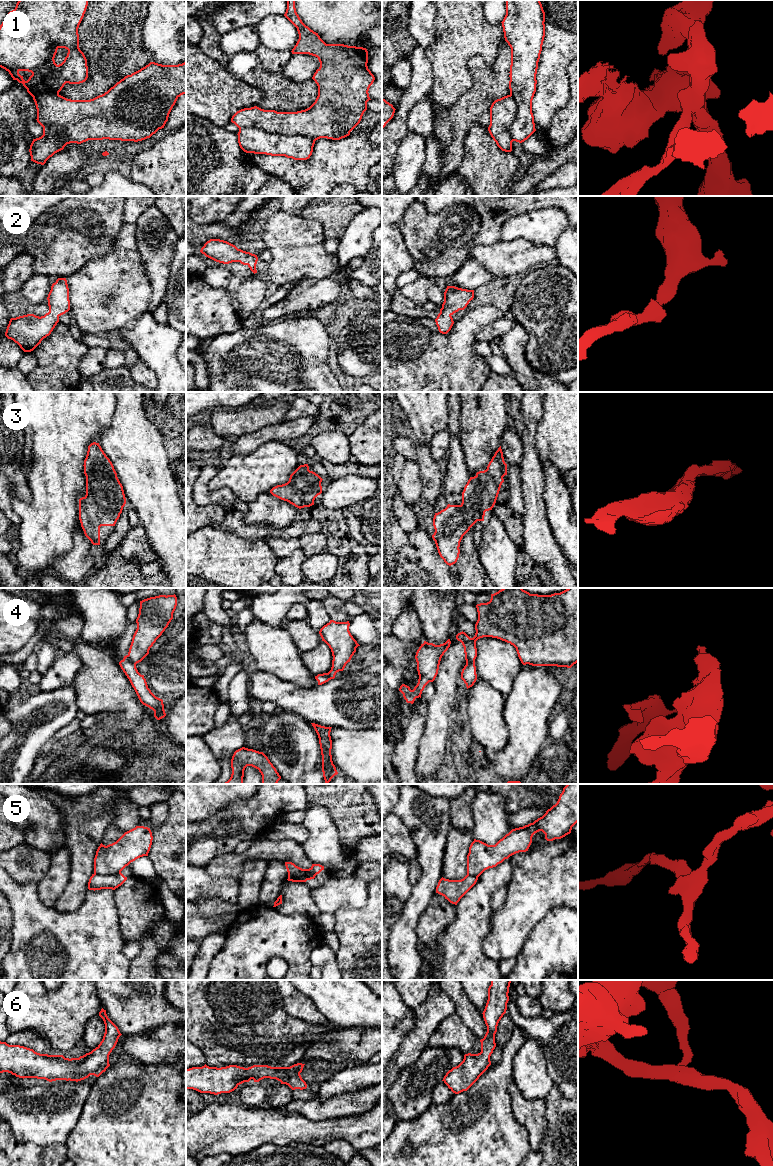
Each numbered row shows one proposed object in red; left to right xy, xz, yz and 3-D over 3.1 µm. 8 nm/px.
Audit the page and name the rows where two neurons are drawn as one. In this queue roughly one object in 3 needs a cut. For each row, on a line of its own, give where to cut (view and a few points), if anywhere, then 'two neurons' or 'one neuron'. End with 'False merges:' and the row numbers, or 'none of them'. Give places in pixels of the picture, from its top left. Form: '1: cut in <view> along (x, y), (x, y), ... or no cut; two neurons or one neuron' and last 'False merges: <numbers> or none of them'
1: no cut; one neuron
2: no cut; one neuron
3: no cut; one neuron
4: cut in xy along (127, 655), (135, 665); two neurons
5: cut in xy along (120, 871), (114, 874), (94, 873); two neurons
6: no cut; one neuron
False merges: 4, 5

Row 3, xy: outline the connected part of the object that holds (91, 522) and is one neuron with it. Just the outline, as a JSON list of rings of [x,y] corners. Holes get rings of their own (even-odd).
[[[99,443],[88,446],[84,460],[86,495],[79,499],[79,520],[85,536],[100,545],[100,527],[115,526],[126,504],[123,486]]]

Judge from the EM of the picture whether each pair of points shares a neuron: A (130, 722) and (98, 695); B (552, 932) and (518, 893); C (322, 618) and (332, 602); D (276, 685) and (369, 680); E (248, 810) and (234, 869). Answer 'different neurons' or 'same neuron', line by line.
A: same neuron
B: different neurons
C: different neurons
D: same neuron
E: different neurons

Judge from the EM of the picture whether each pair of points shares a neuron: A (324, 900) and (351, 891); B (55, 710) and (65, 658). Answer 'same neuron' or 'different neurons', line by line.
A: same neuron
B: different neurons

